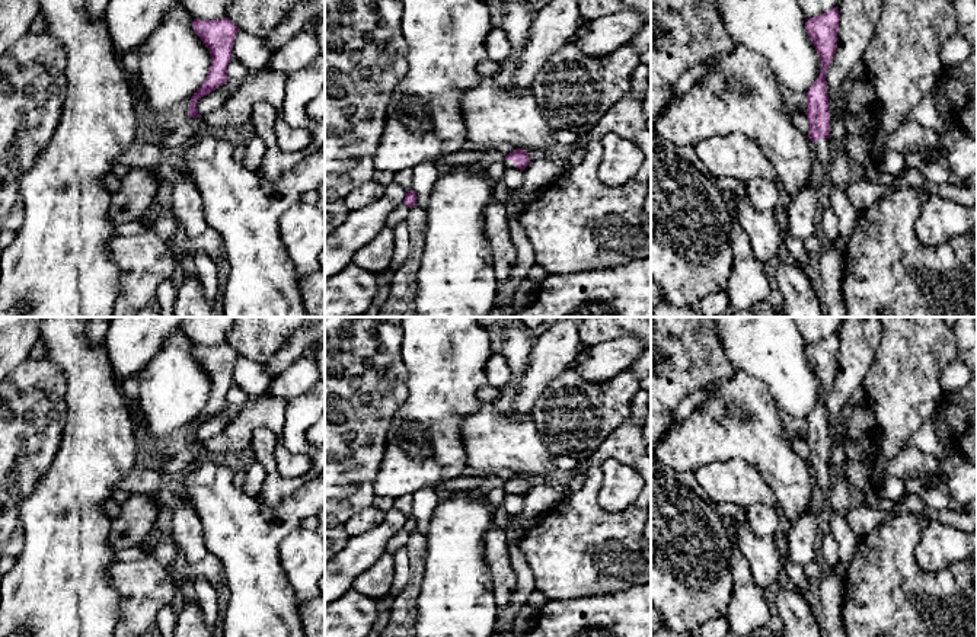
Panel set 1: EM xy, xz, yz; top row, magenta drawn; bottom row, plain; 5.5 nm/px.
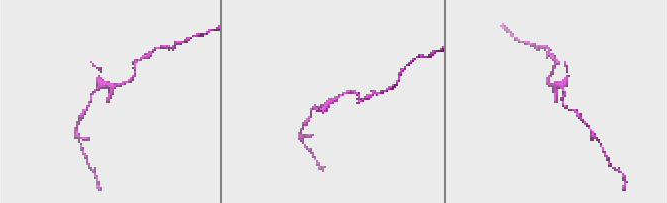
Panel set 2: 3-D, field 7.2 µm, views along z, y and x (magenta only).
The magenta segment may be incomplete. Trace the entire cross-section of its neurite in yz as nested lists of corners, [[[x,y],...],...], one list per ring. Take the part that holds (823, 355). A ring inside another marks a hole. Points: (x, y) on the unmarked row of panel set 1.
[[[837,333],[810,343],[805,355],[812,366],[815,377],[821,385],[821,397],[818,404],[807,417],[807,444],[810,446],[808,462],[814,470],[815,484],[828,496],[834,481],[830,465],[830,435],[827,422],[826,400],[833,387],[837,374],[840,340]]]

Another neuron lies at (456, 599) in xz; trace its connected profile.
[[[479,492],[443,494],[427,531],[415,637],[492,637],[498,618],[485,554],[491,508]]]

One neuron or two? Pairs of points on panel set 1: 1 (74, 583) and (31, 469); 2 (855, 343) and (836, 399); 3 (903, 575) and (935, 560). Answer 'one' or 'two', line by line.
1: two
2: one
3: two

